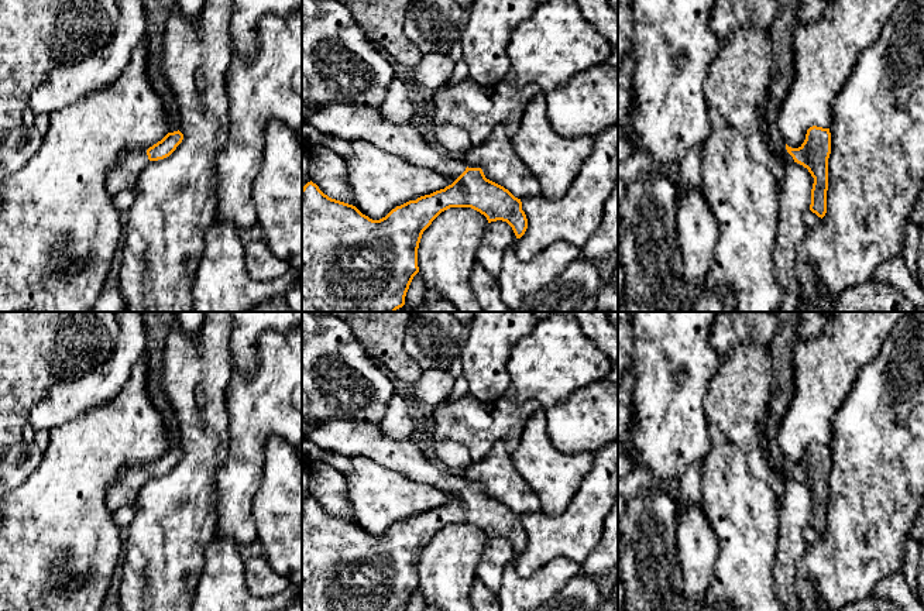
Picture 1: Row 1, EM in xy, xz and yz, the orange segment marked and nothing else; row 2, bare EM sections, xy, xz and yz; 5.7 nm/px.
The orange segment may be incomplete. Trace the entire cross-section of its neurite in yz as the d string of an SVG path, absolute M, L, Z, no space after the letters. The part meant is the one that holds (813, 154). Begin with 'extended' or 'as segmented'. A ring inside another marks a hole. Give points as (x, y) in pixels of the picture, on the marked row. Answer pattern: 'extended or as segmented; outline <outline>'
extended; outline M810 127L804 143L798 148L786 144L783 154L789 162L797 162L807 168L814 178L810 210L822 219L827 213L829 128Z

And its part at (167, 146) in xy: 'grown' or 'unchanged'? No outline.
grown

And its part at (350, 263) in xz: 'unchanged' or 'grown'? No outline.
grown

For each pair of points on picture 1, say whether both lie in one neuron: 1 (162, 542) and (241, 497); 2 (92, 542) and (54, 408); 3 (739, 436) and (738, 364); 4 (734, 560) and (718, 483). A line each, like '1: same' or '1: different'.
1: different
2: different
3: same
4: same

